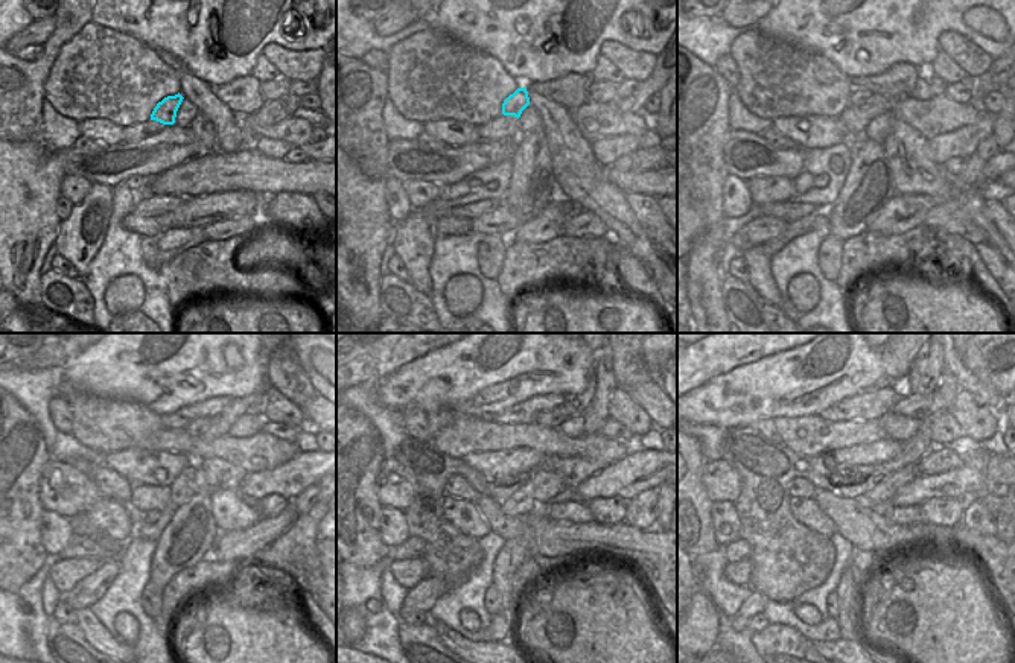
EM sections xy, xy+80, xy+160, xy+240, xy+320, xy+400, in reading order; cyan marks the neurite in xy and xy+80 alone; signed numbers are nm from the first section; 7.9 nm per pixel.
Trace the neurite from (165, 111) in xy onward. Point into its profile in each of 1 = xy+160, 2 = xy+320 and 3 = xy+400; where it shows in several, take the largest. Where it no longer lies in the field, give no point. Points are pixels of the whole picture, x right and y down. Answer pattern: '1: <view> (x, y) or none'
1: xy+160 (859, 96)
2: xy+320 (551, 418)
3: xy+400 (918, 406)

